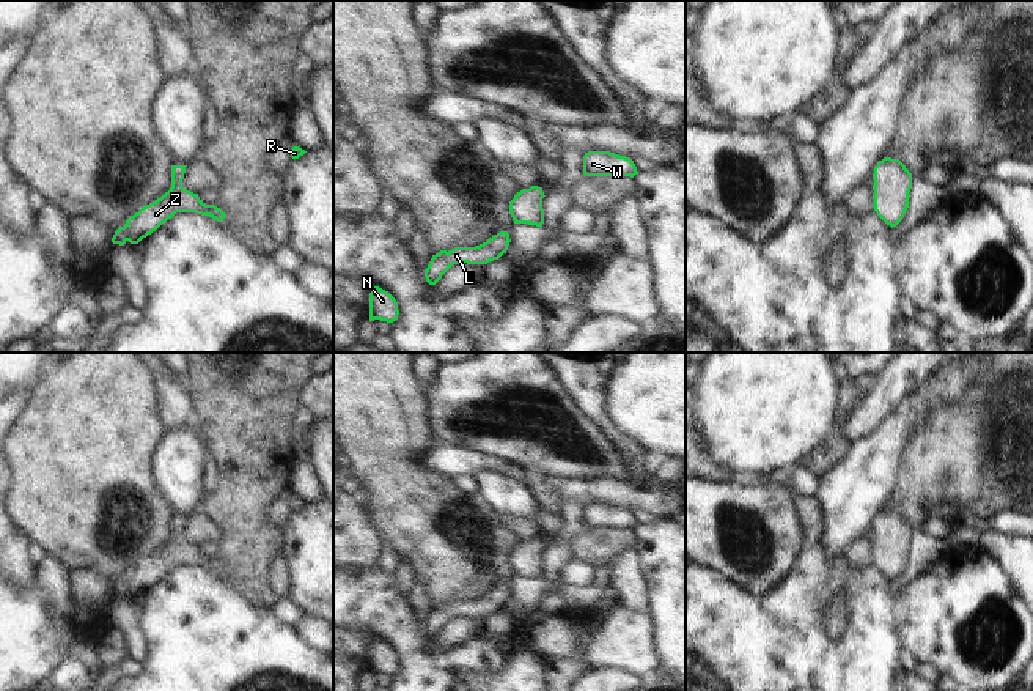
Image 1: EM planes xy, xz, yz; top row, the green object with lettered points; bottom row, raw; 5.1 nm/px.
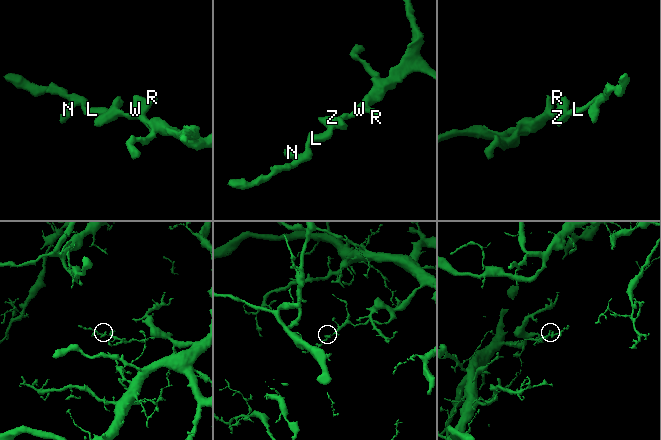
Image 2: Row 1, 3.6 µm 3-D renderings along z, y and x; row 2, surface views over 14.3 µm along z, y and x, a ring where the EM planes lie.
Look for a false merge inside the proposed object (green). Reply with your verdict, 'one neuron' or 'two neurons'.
one neuron

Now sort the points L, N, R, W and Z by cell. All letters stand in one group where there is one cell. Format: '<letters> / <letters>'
L N R W Z

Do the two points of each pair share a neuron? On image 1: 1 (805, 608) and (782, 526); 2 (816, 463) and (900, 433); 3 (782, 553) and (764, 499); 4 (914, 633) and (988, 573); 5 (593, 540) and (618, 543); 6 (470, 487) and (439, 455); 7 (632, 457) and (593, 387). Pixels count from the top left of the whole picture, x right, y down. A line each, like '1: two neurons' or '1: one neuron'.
1: two neurons
2: two neurons
3: one neuron
4: one neuron
5: one neuron
6: two neurons
7: one neuron

